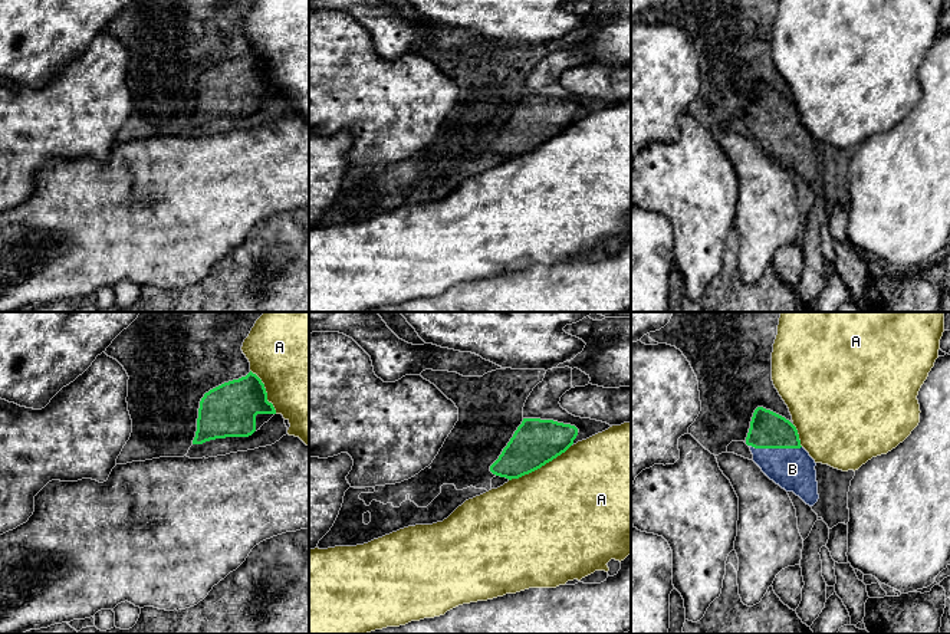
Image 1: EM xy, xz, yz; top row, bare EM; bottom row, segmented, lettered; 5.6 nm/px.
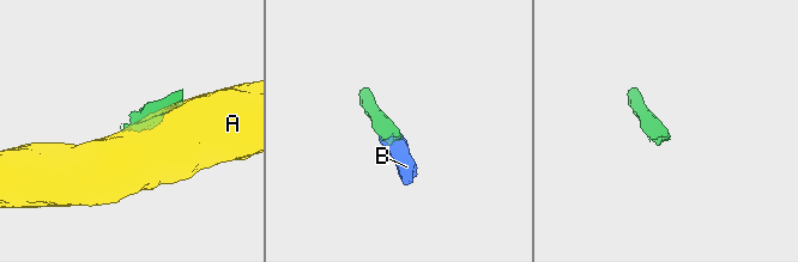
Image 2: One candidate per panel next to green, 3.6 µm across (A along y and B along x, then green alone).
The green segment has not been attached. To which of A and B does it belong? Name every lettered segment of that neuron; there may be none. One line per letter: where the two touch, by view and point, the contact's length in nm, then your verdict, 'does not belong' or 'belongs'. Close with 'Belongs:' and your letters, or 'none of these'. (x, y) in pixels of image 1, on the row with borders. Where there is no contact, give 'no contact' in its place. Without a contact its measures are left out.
A: meets green in xz at (539, 467); contact 400 nm long; does not belong
B: meets green in yz at (775, 447); contact 300 nm long; belongs
Belongs: B

